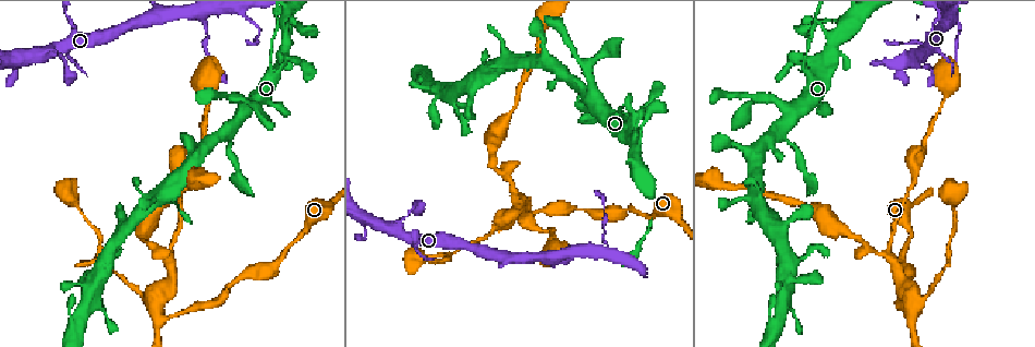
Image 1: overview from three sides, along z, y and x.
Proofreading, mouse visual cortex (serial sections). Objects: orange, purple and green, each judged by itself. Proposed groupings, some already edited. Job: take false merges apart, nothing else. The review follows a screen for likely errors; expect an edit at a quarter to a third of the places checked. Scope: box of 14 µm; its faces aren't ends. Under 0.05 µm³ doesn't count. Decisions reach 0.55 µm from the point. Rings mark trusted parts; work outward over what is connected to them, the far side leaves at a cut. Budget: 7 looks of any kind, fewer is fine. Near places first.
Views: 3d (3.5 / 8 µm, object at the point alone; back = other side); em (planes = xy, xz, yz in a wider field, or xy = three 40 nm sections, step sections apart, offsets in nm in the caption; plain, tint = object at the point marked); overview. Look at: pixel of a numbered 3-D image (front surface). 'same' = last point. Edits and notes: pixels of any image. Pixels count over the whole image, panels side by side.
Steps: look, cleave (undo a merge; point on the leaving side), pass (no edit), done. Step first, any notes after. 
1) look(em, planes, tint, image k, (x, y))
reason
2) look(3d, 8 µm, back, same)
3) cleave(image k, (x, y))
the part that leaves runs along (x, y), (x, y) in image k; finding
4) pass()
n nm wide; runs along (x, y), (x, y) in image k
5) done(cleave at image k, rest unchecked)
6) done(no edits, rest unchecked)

look(3d, 8 µm, back, image 1, (910, 314))
sharp bend

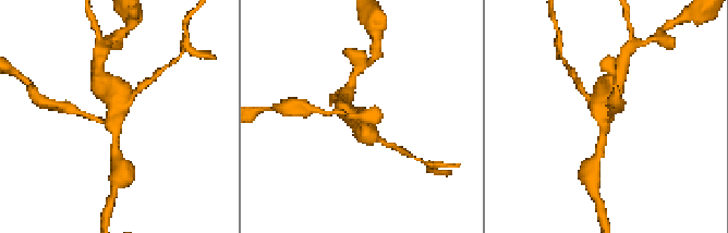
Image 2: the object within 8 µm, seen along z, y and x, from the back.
look(em, xy, step 1, tint, image 2, (603, 117))
now the EM

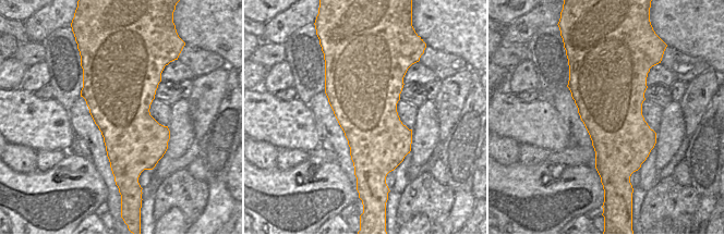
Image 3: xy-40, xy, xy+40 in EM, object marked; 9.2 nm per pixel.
pass()
continuous, no second cell

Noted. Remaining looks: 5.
look(3d, 8 µm, image 1, (945, 269))
thin neck

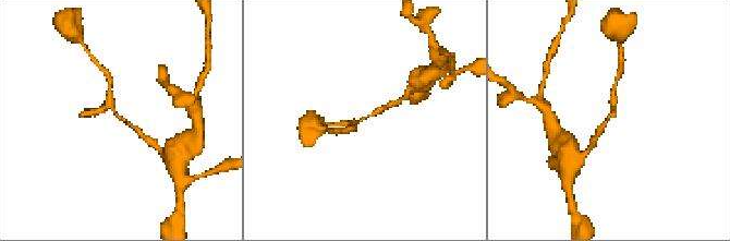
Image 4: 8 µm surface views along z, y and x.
look(3d, 3.5 µm, image 4, (362, 119))

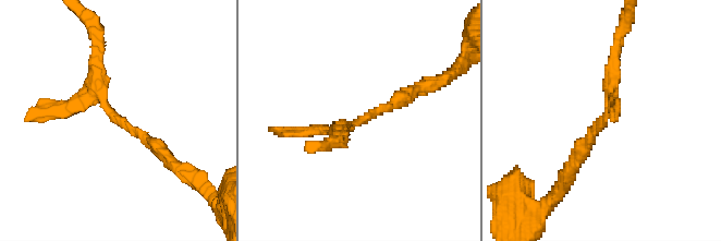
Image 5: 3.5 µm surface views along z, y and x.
pass()
all the same cell

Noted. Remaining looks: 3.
look(3d, 3.5 µm, image 1, (915, 151))
abrupt turn

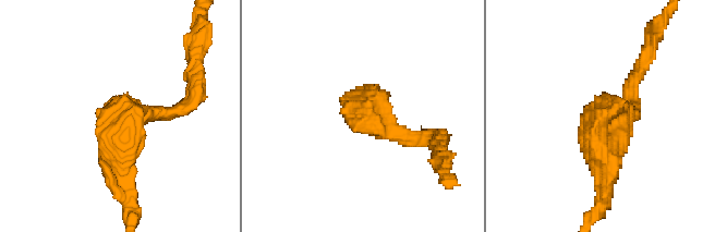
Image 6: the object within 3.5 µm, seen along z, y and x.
look(em, xy, step 3, tint, image 6, (130, 116))
need the tissue

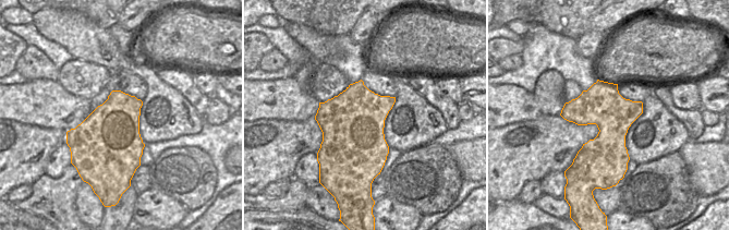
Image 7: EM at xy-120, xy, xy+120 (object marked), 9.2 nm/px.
pass()
arms of 200, 250 nm; runs along (122, 187), (129, 117), (185, 107) in image 6; one cell here

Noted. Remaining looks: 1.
done(no edits, rest unchecked)

